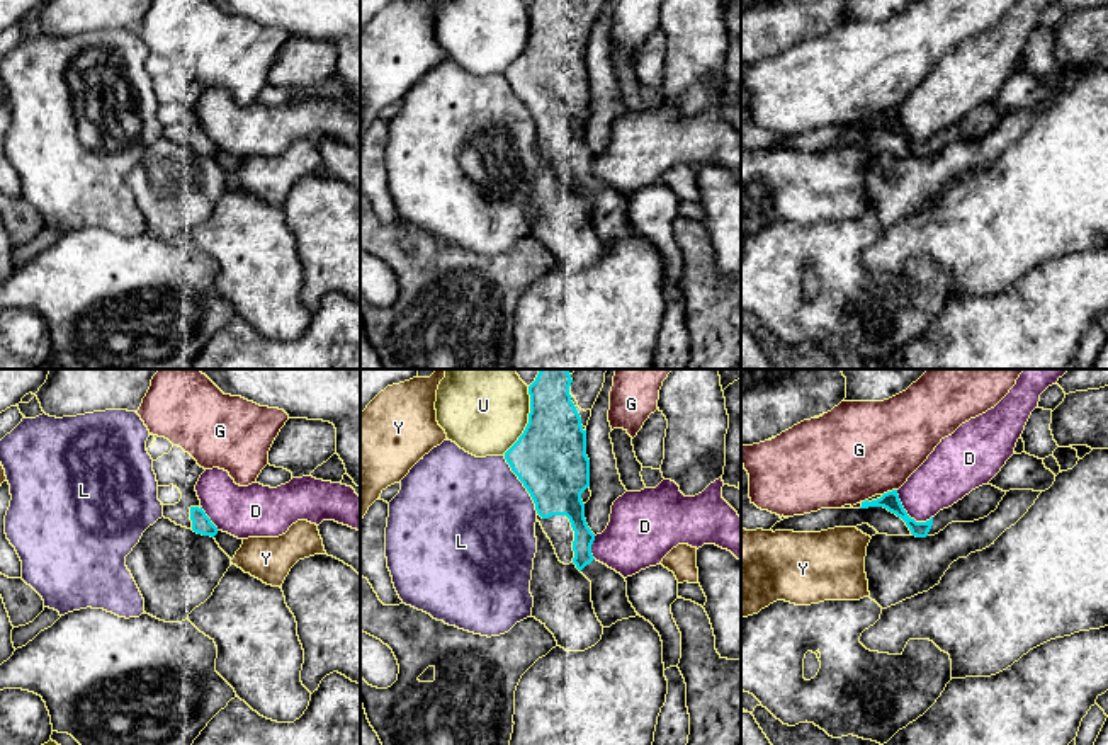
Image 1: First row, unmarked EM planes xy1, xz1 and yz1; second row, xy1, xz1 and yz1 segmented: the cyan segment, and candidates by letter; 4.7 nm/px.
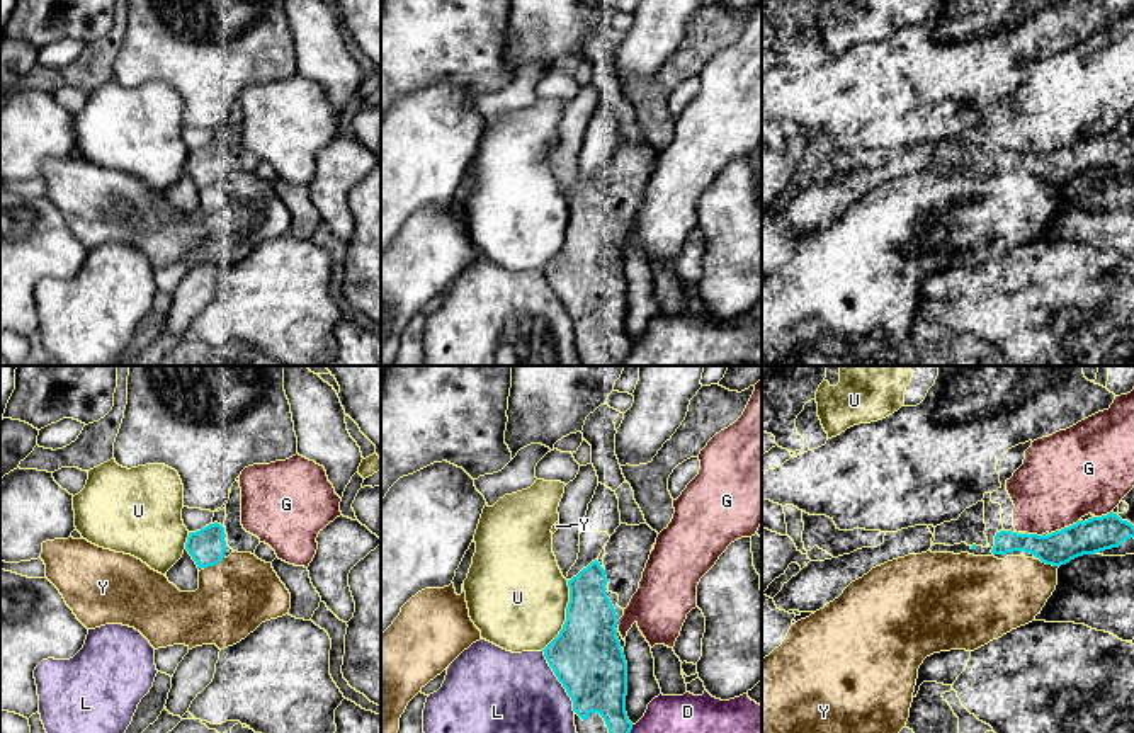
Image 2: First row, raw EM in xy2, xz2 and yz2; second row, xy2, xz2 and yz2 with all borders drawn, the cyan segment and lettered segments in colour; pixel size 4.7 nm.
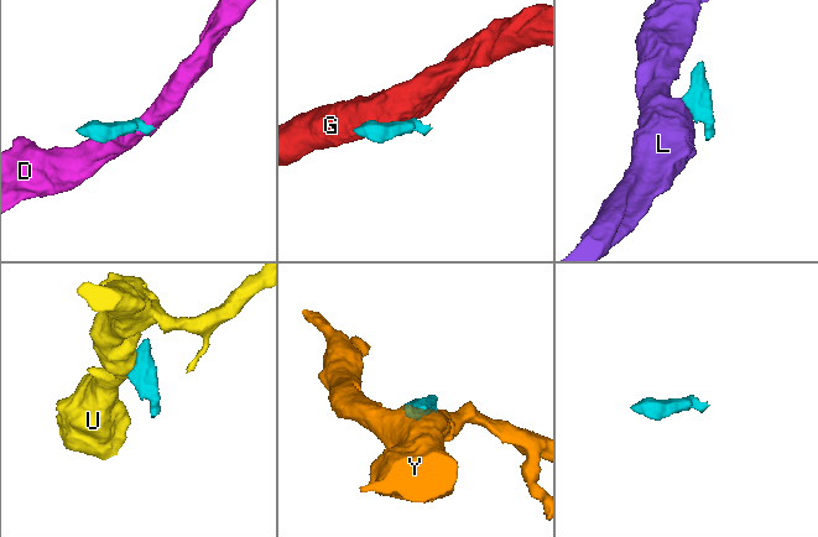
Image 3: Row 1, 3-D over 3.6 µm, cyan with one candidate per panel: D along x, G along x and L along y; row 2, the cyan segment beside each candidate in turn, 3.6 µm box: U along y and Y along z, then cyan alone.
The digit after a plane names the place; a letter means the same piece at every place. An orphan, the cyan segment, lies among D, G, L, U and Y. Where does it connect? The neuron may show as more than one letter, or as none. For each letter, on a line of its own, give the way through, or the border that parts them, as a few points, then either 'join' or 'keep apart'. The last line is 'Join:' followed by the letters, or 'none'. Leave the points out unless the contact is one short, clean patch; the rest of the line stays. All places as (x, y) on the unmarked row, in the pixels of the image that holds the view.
D: keep apart
G: keep apart
L: along xz2 (543, 269), (548, 284), (575, 330) | keep apart
U: along xz2 (568, 199), (566, 238), (563, 247), (541, 269) | keep apart
Y: keep apart
Join: none

